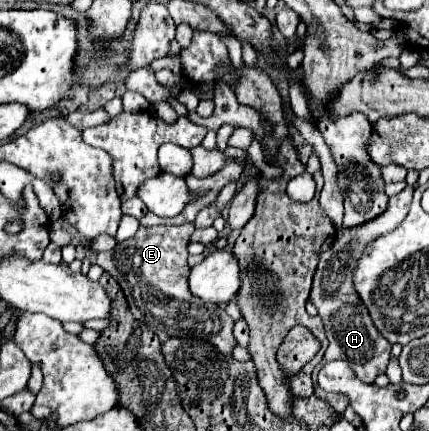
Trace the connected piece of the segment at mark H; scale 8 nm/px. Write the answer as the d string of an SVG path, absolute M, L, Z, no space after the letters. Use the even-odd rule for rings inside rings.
M407 185L401 193L389 197L389 207L383 215L379 215L373 221L367 221L359 227L343 231L341 235L335 237L333 245L321 255L319 267L315 271L315 283L313 283L313 289L311 289L311 301L319 309L319 317L325 323L325 333L327 333L327 339L329 339L329 347L325 351L323 361L313 369L313 379L317 379L319 369L327 361L335 361L335 359L347 361L353 367L355 375L365 383L373 383L379 373L385 373L385 367L391 359L391 345L383 339L383 335L379 335L379 331L375 329L363 301L355 293L353 269L355 269L355 263L361 257L363 249L367 247L367 243L371 243L373 239L389 233L391 229L395 229L407 217L411 197L413 197L413 187Z

